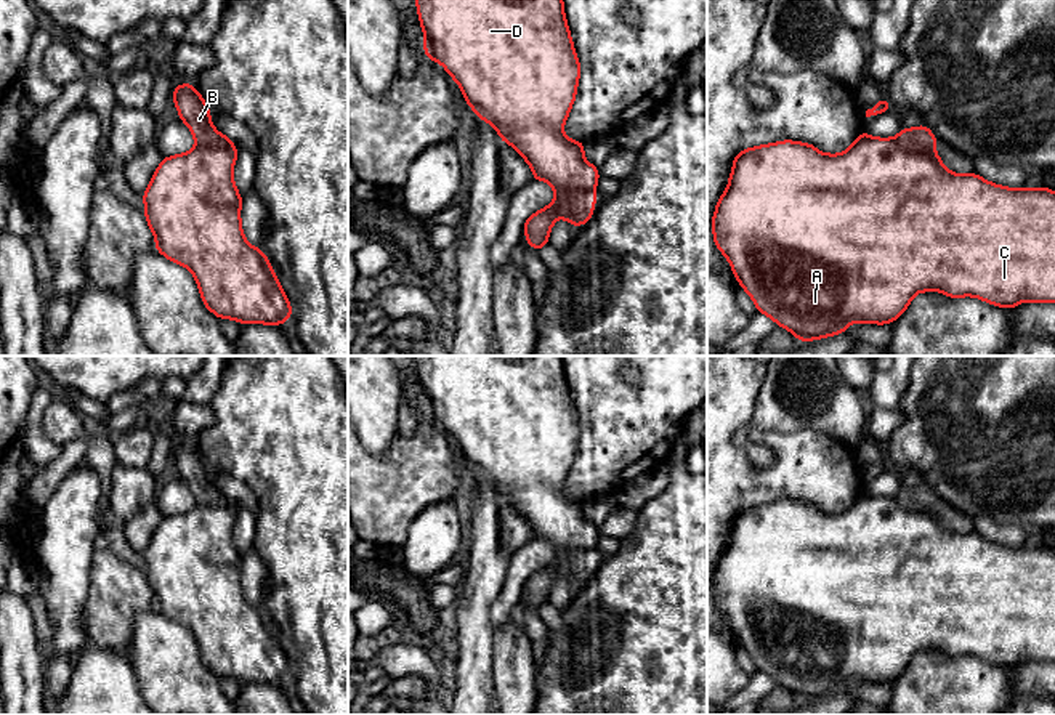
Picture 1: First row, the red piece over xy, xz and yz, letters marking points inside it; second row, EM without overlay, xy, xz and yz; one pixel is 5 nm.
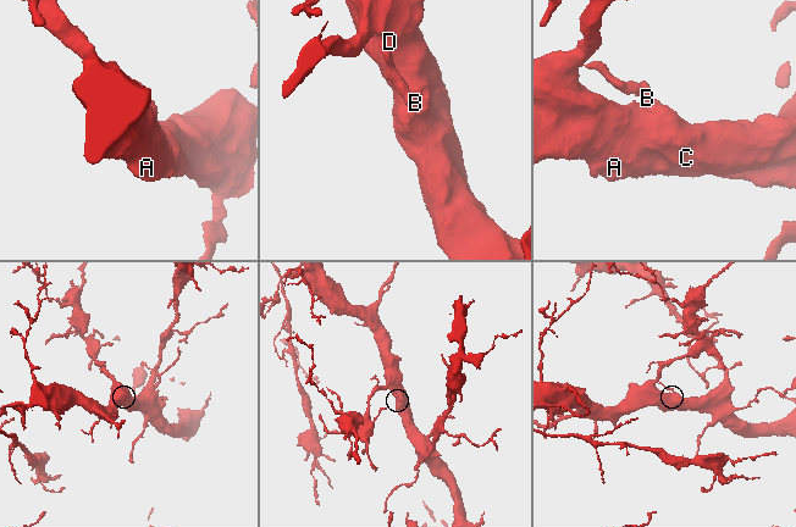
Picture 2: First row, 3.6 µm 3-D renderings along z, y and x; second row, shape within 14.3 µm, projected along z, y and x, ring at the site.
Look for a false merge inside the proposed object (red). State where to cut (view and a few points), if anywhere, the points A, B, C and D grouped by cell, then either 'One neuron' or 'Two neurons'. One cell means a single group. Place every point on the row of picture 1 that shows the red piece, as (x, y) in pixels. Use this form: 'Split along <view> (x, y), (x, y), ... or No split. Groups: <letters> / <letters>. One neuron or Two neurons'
Split along yz (895, 138), (908, 149), (933, 153). Groups: A C D / B. Two neurons

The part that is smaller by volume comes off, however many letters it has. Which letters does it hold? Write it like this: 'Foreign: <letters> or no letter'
Foreign: B

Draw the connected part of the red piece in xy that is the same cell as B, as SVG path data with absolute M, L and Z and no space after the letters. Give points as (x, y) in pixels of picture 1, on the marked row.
M191 82L176 83L172 99L178 109L180 120L189 127L196 146L232 146L228 136L213 128L208 104Z

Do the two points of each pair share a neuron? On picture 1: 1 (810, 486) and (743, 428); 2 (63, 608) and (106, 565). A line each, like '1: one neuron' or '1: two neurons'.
1: one neuron
2: two neurons

